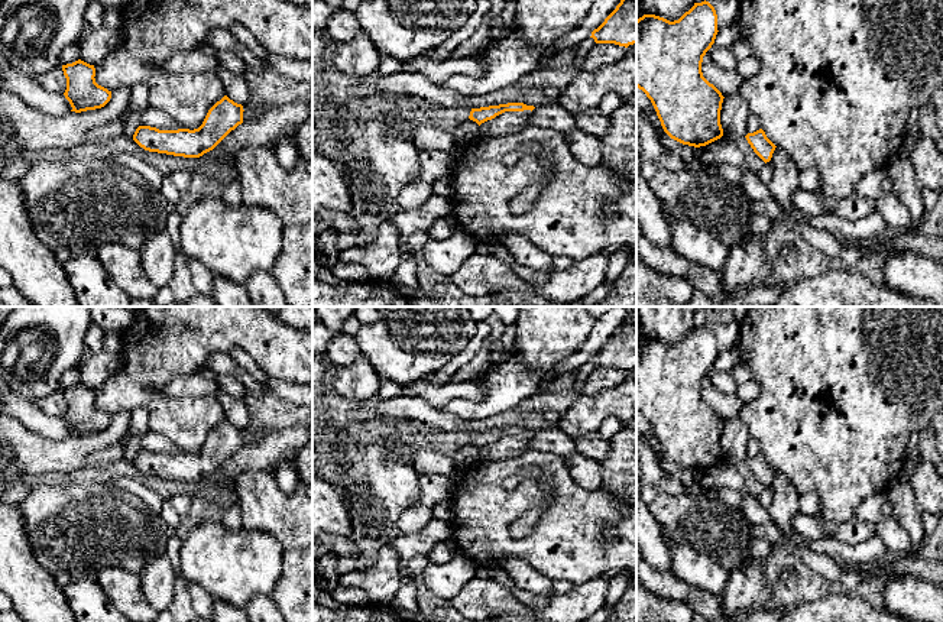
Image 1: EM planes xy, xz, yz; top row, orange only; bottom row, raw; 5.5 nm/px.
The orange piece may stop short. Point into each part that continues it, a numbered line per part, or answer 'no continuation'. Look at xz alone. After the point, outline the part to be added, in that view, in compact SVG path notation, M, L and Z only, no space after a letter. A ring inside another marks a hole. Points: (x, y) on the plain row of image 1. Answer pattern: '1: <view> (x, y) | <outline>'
no continuation

